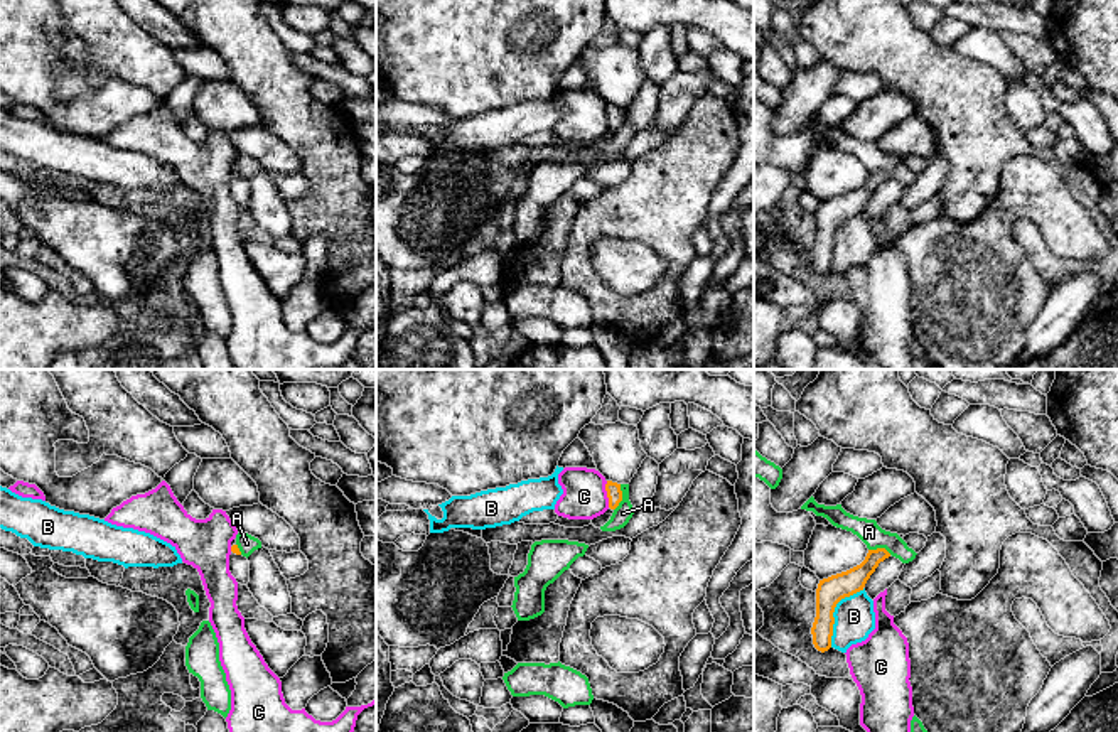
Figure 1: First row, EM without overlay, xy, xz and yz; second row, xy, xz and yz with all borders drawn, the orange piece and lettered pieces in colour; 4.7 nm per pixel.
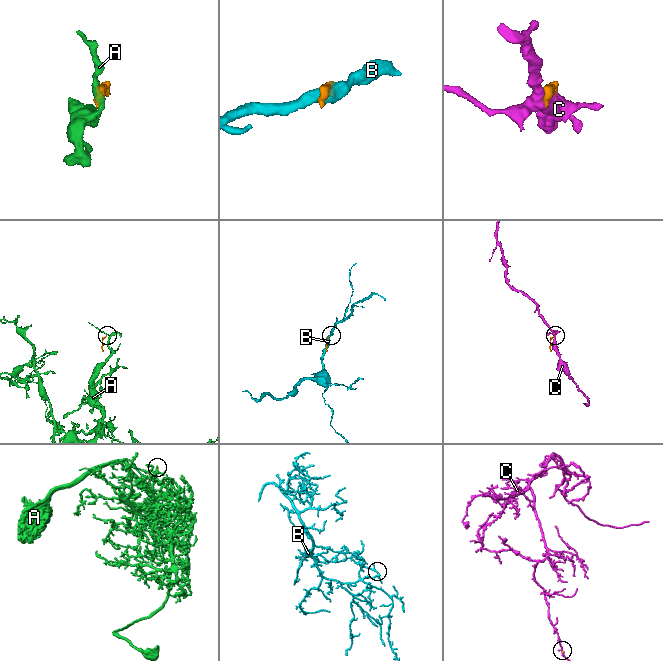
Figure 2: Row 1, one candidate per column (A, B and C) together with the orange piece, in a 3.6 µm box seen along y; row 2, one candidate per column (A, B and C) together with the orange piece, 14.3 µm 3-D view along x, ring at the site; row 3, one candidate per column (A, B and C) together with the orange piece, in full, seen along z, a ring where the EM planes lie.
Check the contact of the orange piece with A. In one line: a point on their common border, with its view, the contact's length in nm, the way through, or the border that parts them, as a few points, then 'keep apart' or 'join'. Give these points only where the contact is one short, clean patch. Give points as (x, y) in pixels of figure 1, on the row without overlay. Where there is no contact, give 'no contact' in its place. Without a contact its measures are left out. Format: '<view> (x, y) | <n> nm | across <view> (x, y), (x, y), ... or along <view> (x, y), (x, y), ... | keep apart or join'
xz (621, 120) | 130 nm | along xz (621, 107), (621, 123), (614, 132) | keep apart

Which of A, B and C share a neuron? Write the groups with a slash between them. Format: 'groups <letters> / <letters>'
groups A / B / C

